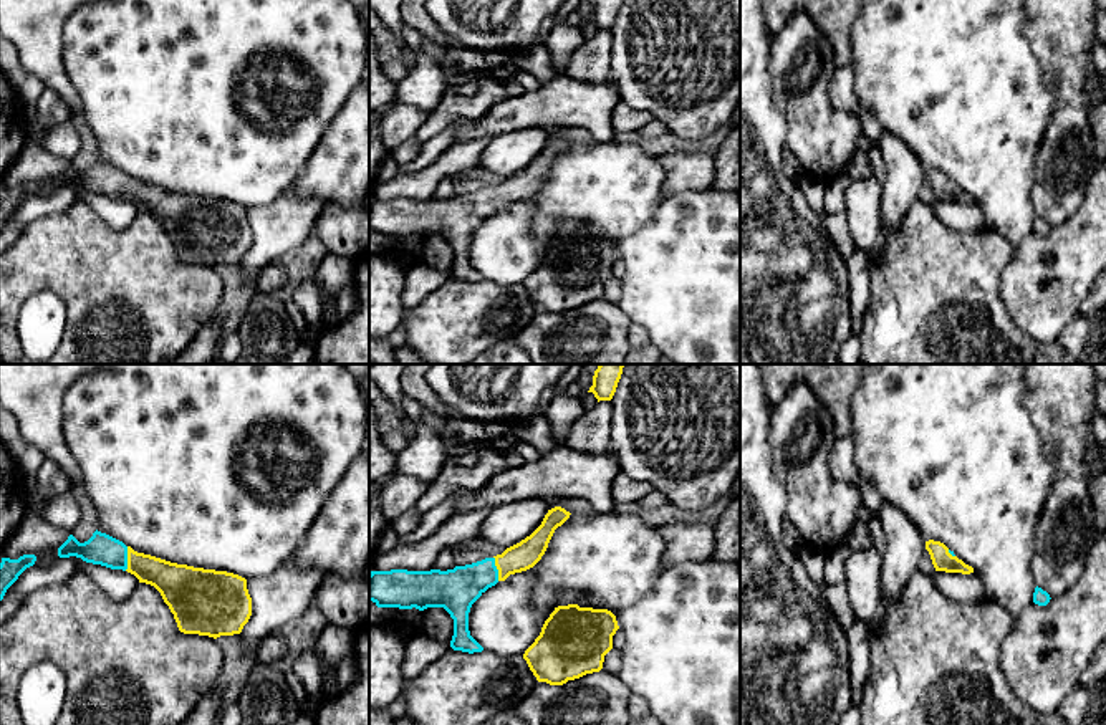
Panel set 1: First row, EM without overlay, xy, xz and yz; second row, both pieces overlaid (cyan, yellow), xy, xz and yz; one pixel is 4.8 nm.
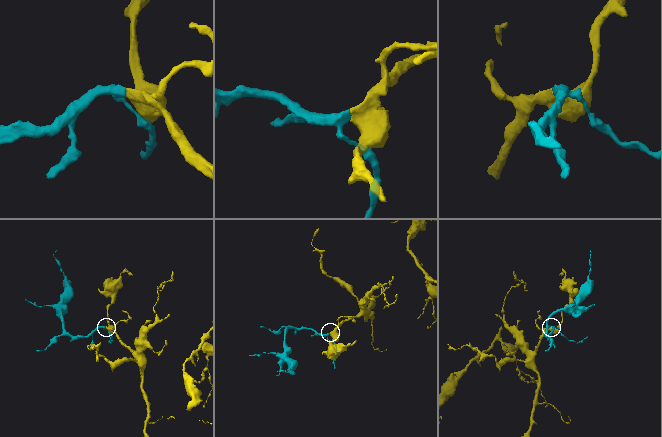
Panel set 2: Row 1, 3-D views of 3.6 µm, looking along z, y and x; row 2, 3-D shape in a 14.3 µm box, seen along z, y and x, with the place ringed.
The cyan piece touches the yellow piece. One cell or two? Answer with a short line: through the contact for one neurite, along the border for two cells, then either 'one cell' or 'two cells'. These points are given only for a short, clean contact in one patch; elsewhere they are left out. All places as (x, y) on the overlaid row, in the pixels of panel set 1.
line xy (101, 548), (126, 558), (171, 580); one cell

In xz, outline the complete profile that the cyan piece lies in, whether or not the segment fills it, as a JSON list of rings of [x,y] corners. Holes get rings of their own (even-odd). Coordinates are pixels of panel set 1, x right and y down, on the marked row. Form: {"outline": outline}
{"outline": [[[561,507],[548,510],[541,525],[502,555],[440,571],[371,571],[369,601],[377,607],[419,609],[444,607],[454,619],[450,647],[462,652],[482,652],[470,636],[469,612],[472,604],[498,581],[533,568],[545,555],[548,543],[570,511]]]}

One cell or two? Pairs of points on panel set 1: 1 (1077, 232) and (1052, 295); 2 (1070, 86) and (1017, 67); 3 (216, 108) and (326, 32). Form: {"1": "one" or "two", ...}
{"1": "one", "2": "two", "3": "one"}

